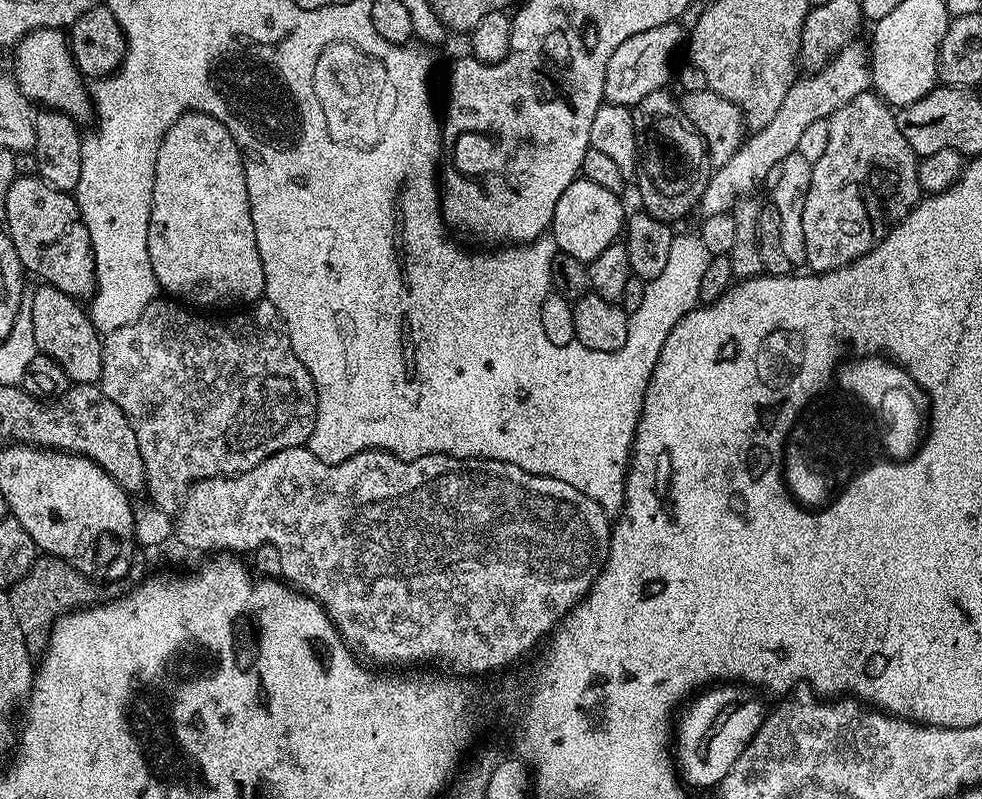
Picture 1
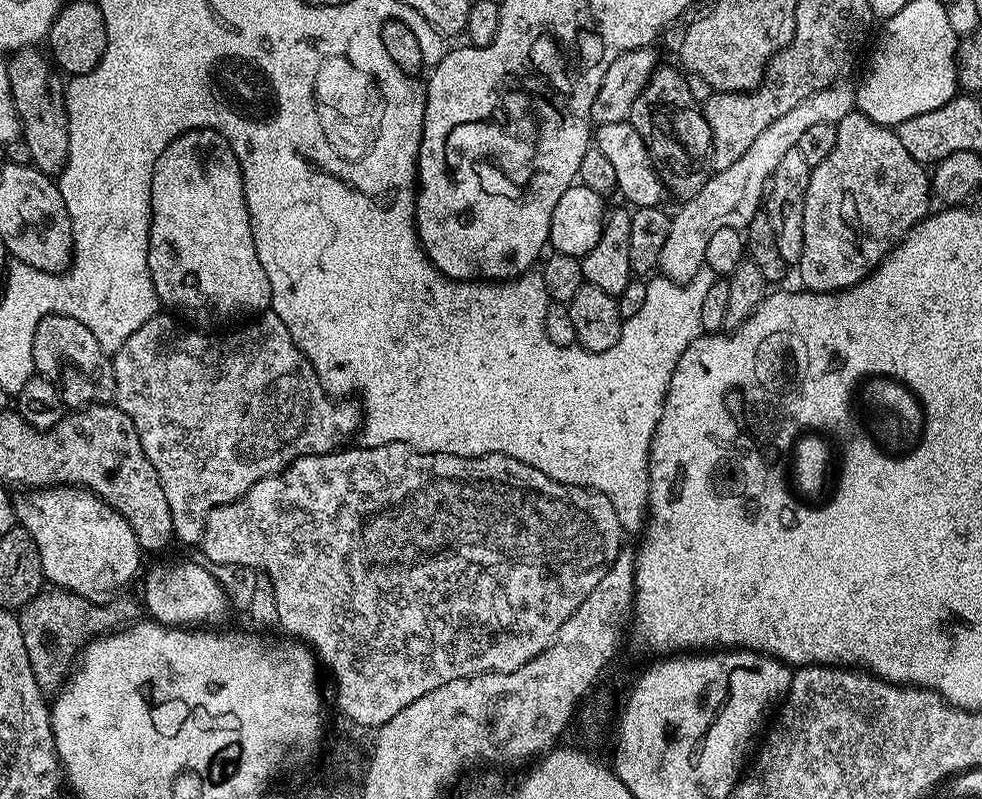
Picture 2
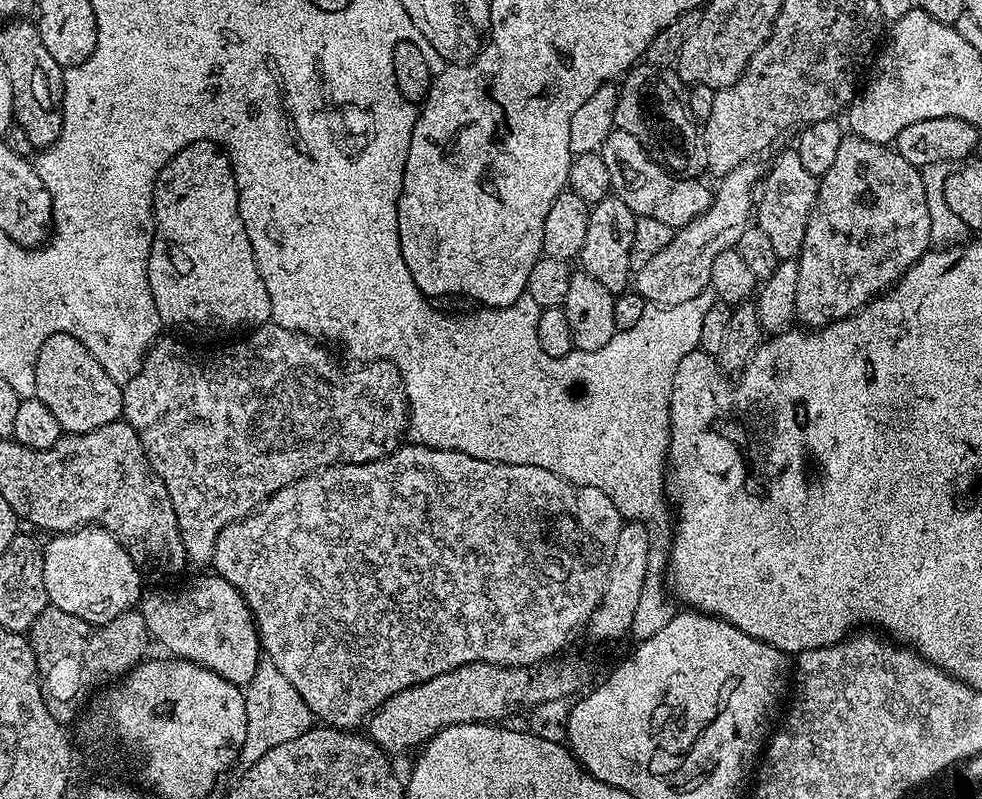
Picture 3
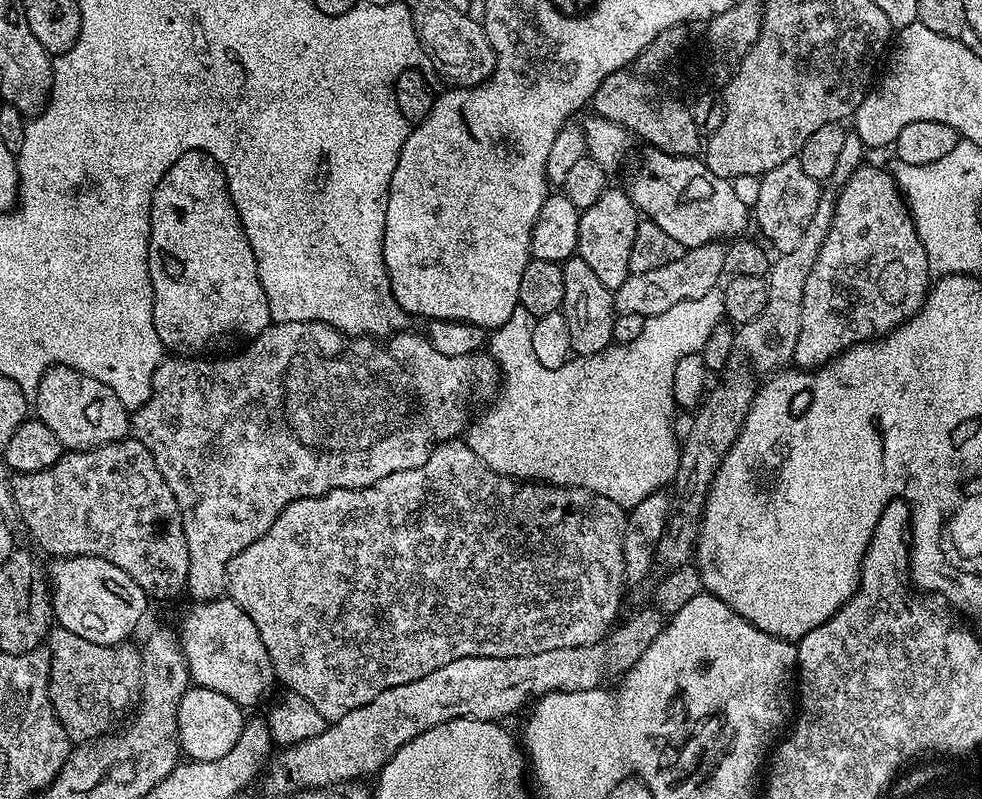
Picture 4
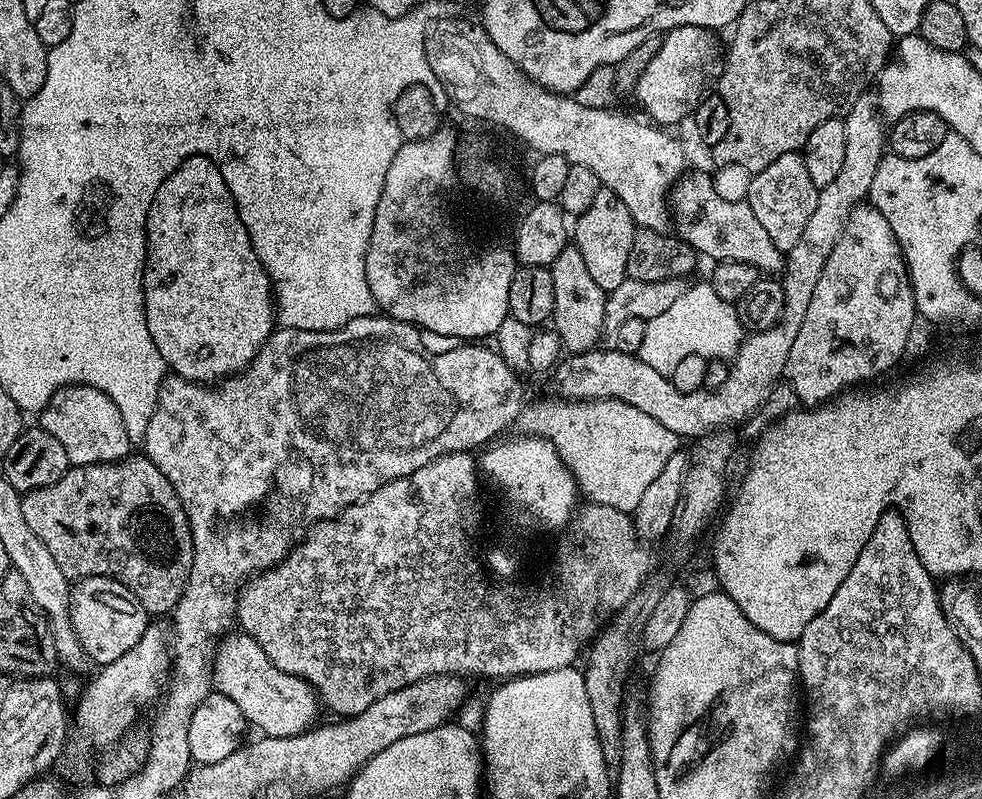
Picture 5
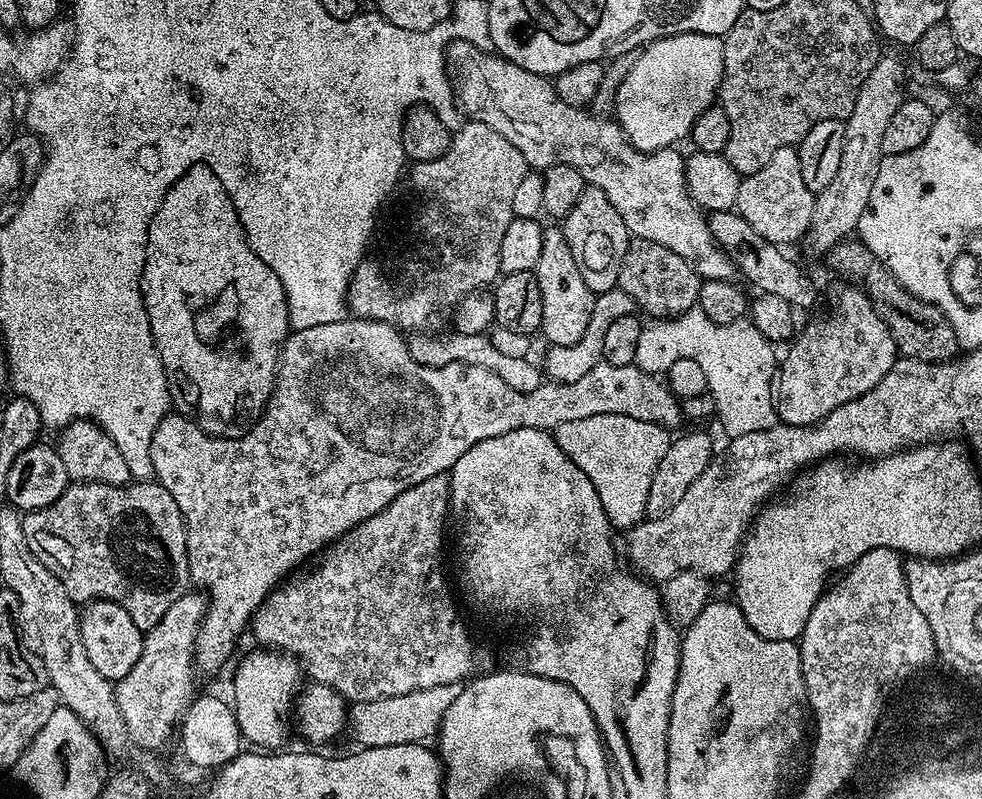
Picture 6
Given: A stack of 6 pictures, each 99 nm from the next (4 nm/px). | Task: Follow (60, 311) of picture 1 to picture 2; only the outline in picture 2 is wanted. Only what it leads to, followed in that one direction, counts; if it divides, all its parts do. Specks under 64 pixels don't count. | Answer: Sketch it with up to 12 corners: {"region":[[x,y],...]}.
{"region":[[78,318],[38,322],[32,367],[72,410],[116,395],[112,356]]}

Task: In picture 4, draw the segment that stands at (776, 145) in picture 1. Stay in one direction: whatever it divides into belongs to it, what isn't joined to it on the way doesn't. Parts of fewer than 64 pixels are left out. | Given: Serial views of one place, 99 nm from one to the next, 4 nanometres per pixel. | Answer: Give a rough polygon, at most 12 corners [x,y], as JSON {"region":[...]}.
{"region":[[720,242],[629,273],[617,313],[657,316],[710,294],[725,275]]}

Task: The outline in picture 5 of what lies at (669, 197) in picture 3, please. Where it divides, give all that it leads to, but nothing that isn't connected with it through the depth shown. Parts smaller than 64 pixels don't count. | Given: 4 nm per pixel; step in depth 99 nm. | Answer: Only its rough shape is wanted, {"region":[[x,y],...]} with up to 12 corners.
{"region":[[709,173],[676,181],[675,235],[709,261],[779,273],[785,253]]}

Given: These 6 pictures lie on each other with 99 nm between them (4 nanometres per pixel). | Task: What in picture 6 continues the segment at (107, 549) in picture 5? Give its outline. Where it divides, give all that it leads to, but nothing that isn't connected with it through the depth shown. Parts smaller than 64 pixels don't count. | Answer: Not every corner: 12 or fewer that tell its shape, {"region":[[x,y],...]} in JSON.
{"region":[[149,478],[23,513],[84,606],[140,629],[189,591],[188,527]]}

